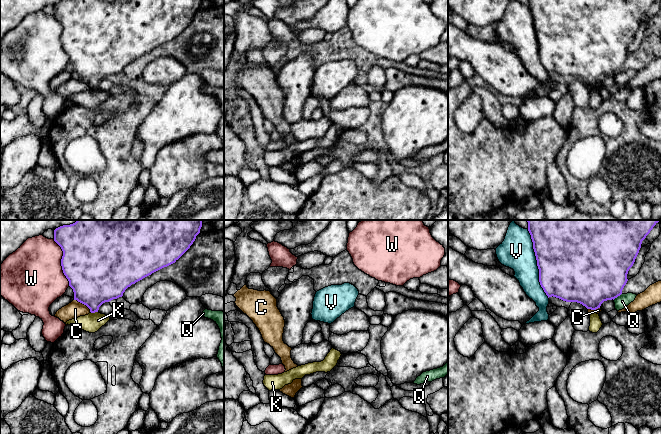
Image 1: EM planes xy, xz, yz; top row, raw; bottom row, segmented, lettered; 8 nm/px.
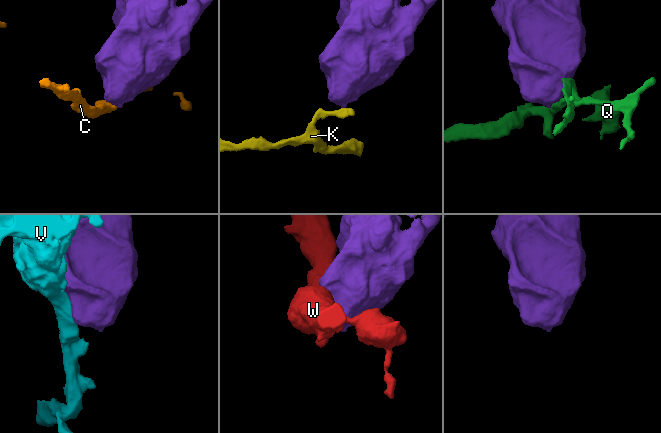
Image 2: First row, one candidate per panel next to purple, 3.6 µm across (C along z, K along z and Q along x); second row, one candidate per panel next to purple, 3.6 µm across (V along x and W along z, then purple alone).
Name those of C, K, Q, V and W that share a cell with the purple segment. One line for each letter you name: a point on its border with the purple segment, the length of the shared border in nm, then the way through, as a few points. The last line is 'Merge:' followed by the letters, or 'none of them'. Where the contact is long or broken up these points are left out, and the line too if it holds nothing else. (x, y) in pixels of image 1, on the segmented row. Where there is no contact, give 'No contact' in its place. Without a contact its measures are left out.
Merge: none of them

